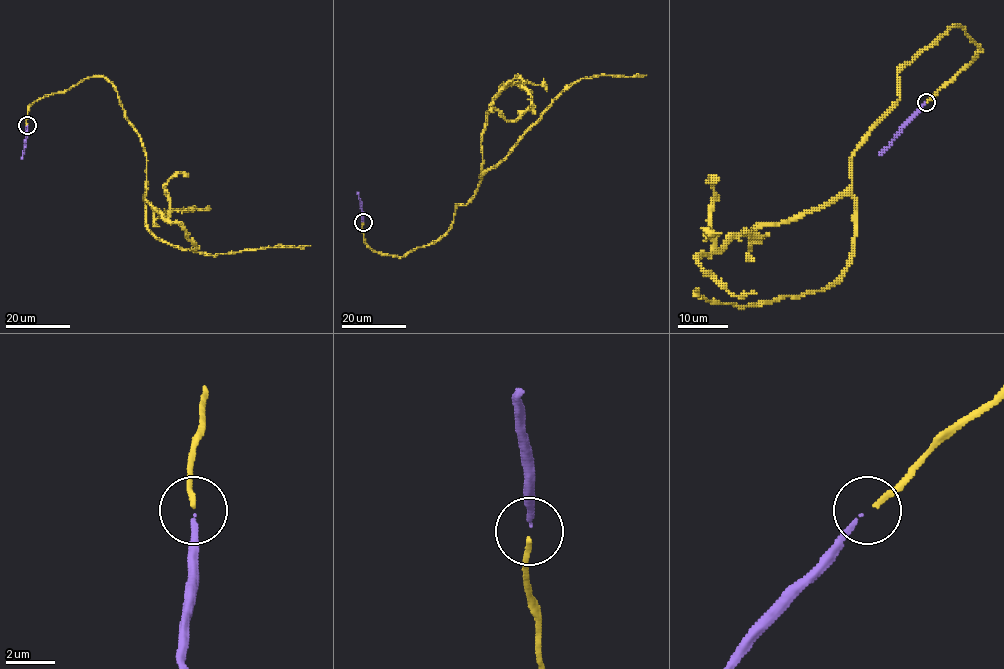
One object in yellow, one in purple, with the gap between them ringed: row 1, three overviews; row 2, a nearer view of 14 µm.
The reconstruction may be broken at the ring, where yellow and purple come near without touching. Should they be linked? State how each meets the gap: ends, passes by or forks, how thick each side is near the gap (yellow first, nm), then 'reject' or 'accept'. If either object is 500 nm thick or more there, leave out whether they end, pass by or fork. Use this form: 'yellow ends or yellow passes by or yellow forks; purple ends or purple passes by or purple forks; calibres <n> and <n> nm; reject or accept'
yellow ends; purple ends; calibres 220 and 190 nm; accept

